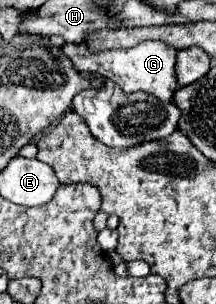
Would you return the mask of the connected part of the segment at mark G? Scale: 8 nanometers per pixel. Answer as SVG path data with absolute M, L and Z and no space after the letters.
M146 40L132 48L116 48L116 50L104 50L104 52L90 52L86 44L66 44L64 52L66 56L70 56L76 68L80 68L82 72L98 72L104 78L122 86L124 92L144 90L158 96L164 102L170 102L178 88L176 72L174 72L176 48L170 48L168 44L162 44L158 40Z

